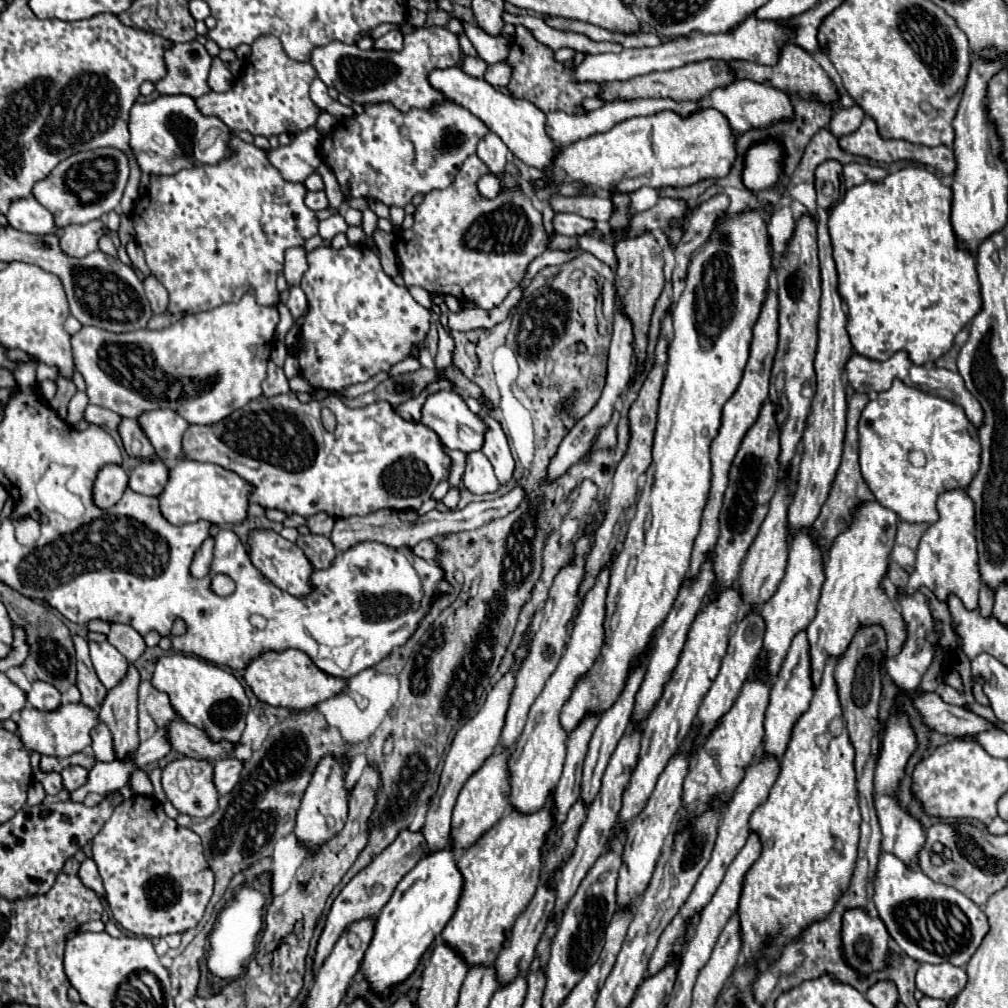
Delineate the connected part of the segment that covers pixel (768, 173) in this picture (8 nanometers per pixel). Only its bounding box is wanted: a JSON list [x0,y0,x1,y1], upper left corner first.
[743,141,781,193]

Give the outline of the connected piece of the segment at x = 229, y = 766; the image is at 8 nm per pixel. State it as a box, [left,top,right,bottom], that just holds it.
[213,759,243,795]

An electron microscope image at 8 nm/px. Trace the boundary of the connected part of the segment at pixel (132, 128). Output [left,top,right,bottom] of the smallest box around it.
[129,95,233,191]

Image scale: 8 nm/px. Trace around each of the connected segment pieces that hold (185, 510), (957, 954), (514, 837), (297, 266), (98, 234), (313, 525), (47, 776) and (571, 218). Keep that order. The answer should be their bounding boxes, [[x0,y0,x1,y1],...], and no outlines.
[[159,459,253,525],[873,853,989,967],[441,801,549,967],[283,247,307,287],[61,219,111,257],[307,513,335,535],[30,752,63,795],[553,213,595,237]]

